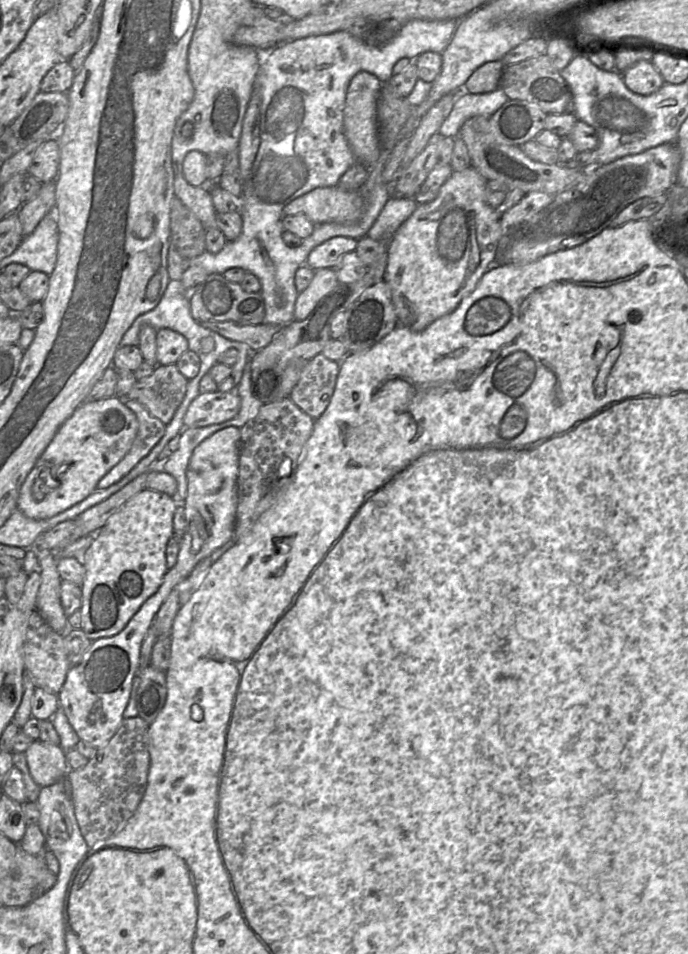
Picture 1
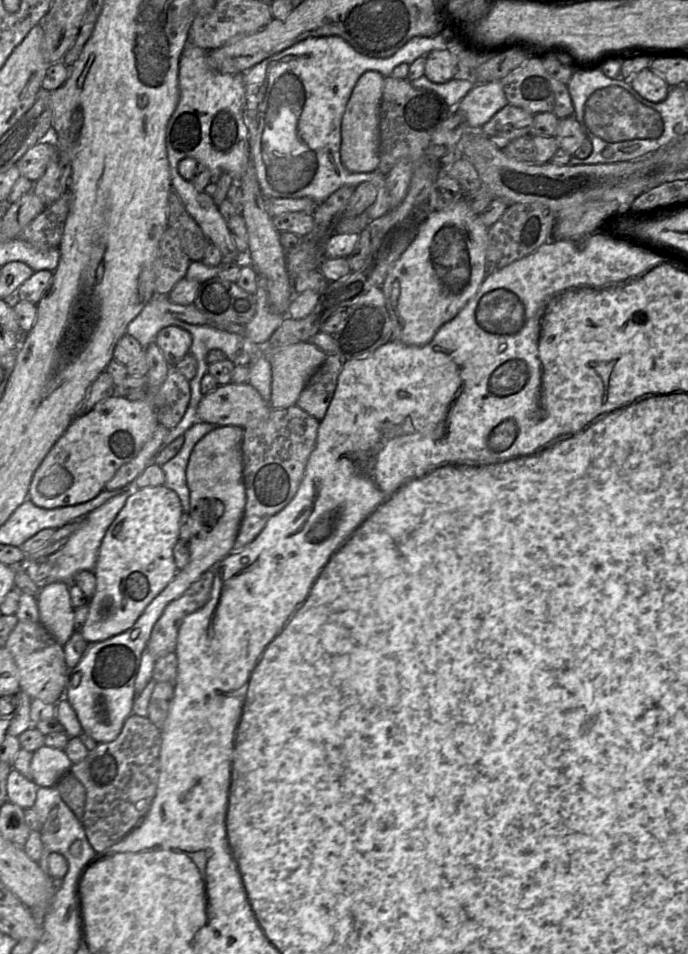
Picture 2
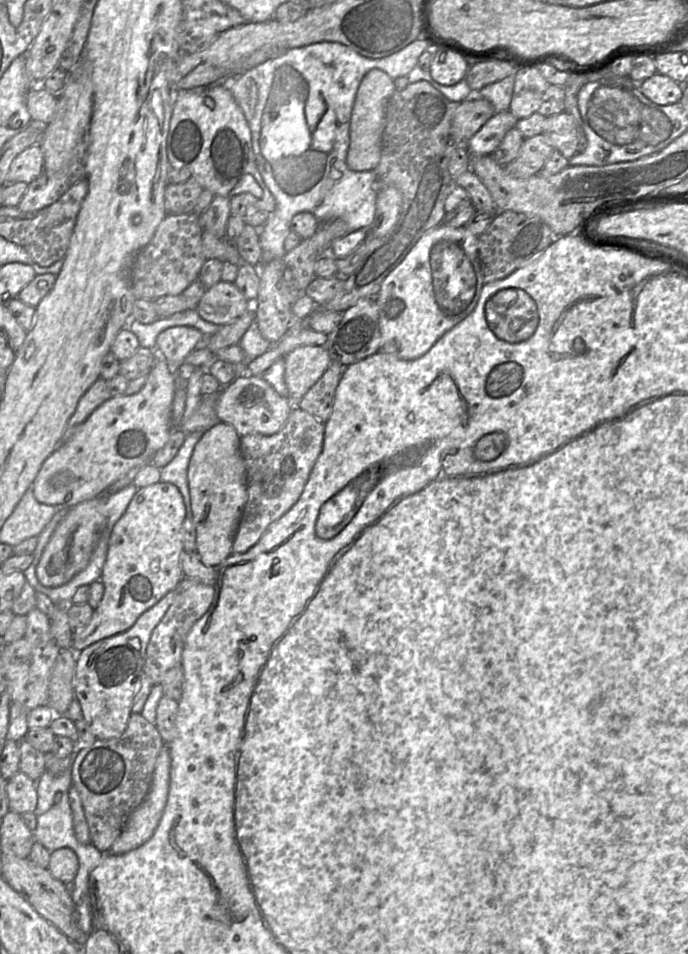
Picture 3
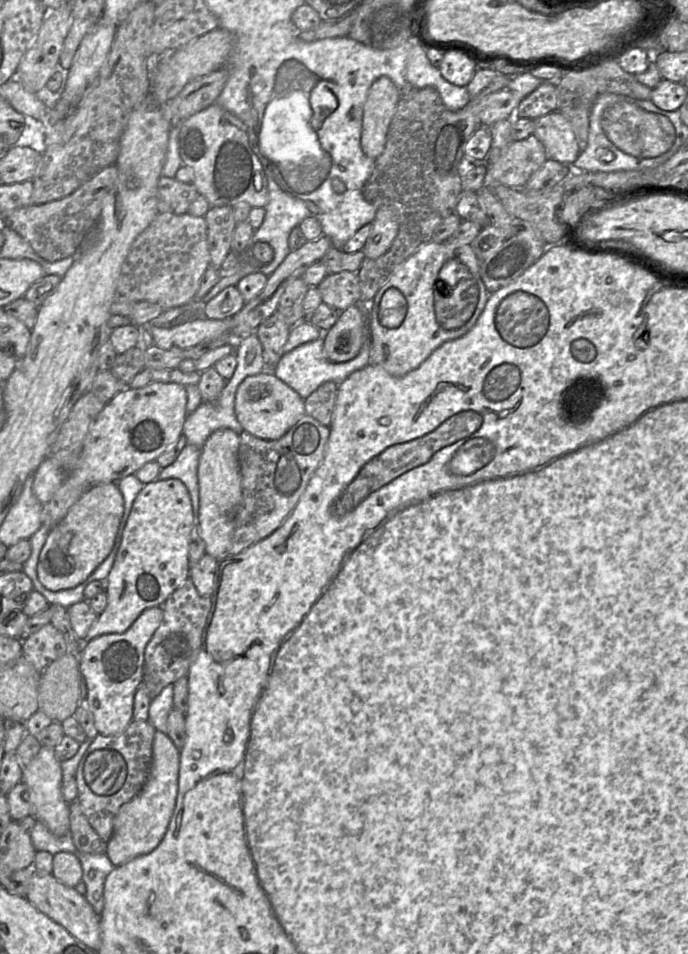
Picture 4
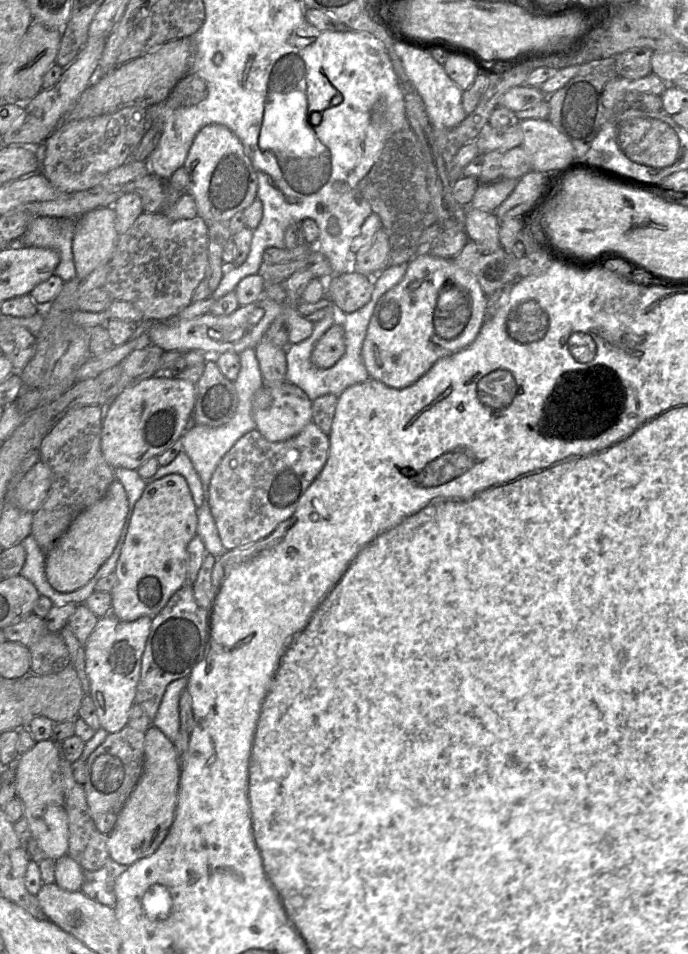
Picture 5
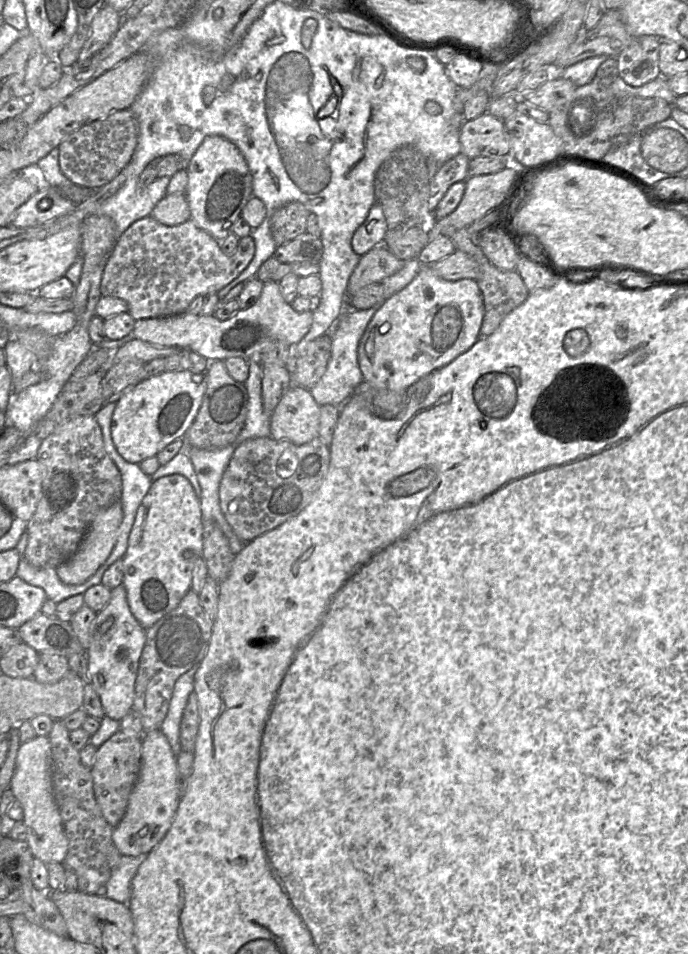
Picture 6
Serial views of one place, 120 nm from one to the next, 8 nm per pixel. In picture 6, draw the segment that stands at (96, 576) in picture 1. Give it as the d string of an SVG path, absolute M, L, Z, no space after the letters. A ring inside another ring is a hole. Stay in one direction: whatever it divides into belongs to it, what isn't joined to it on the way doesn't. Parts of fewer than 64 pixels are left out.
M181 474L165 475L156 480L153 480L147 494L144 496L143 500L141 501L141 504L137 509L135 520L128 538L127 550L122 557L124 566L124 577L122 585L125 587L126 590L127 602L131 610L131 613L144 629L150 628L164 615L166 615L179 605L184 595L187 593L188 590L191 589L193 566L196 559L198 557L201 557L202 555L203 555L203 524L200 499L195 494L195 491L192 485L190 484L189 480Z

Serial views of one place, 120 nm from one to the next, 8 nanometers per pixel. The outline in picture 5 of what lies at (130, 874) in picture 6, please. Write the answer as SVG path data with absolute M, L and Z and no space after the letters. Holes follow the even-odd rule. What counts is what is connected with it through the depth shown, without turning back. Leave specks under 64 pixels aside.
M108 859L102 868L87 876L93 885L97 902L112 908L115 906L115 882L126 867Z

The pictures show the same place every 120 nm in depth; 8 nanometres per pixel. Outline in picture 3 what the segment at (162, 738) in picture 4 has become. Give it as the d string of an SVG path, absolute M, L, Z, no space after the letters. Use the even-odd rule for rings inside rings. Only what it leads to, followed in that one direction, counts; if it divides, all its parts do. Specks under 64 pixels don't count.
M164 745L156 761L149 792L143 802L130 814L126 824L108 853L130 852L146 843L154 834L168 799L171 757Z

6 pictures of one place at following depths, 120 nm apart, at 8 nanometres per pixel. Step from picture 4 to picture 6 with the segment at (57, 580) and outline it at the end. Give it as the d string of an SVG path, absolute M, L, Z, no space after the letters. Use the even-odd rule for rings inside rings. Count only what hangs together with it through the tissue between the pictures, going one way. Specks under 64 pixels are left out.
M117 501L93 519L77 551L55 568L63 583L81 584L97 571L116 543L122 519L121 501Z

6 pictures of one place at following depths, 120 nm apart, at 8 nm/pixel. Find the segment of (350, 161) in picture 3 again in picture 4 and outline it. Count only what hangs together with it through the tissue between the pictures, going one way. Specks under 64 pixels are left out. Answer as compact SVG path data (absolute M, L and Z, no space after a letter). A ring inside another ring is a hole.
M387 76L377 78L368 90L363 107L361 148L376 159L382 152L400 93Z

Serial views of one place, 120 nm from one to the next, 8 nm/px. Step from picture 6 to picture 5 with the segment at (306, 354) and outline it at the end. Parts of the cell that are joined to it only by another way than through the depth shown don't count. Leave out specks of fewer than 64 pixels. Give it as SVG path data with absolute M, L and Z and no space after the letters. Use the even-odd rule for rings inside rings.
M335 323L315 344L311 360L318 368L330 368L345 352L344 330L341 324Z

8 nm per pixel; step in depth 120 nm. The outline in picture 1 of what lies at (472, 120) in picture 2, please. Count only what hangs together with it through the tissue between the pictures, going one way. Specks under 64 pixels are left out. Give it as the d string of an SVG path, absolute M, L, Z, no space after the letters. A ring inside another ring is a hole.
M500 87L492 92L482 94L471 94L463 89L456 92L459 92L459 96L437 132L447 138L458 137L462 125L469 118L474 116L490 118L509 100Z

